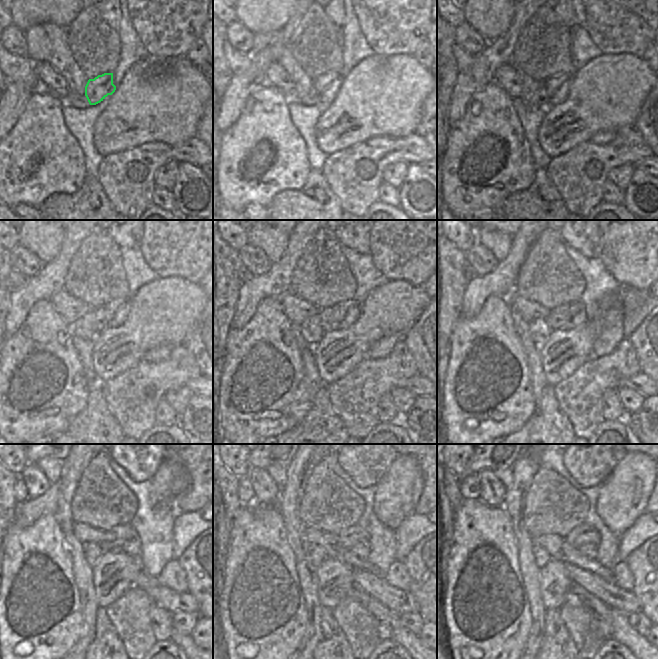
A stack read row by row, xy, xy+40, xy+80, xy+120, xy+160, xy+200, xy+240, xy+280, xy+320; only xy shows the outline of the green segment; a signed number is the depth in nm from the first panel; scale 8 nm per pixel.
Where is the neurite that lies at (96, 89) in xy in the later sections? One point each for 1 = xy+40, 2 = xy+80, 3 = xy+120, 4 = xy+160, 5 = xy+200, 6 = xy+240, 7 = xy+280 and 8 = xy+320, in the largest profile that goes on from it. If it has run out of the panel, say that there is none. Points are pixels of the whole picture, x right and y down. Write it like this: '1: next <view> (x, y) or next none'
1: next xy+40 (327, 85)
2: next xy+80 (558, 85)
3: next xy+120 (121, 307)
4: next xy+160 (351, 309)
5: next xy+200 (577, 312)
6: next xy+240 (132, 547)
7: next xy+280 (362, 550)
8: next xy+320 (589, 550)

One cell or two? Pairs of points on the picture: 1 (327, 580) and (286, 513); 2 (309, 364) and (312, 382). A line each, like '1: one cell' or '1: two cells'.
1: two cells
2: one cell

